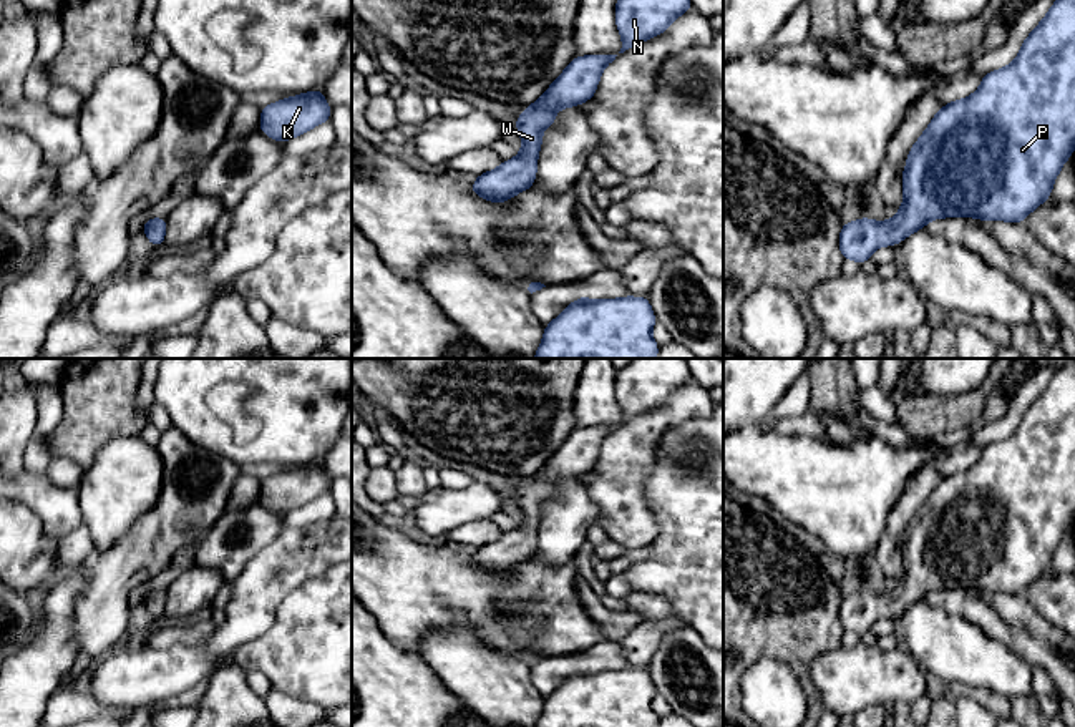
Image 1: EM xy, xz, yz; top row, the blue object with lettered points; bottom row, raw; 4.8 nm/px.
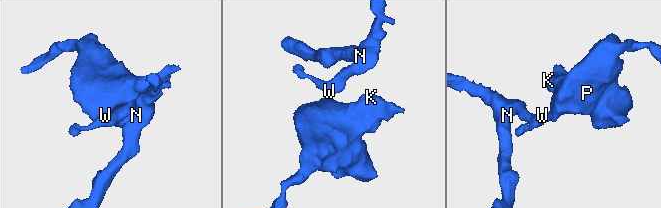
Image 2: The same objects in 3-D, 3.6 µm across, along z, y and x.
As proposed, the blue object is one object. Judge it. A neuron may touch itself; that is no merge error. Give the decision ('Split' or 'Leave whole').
Leave whole

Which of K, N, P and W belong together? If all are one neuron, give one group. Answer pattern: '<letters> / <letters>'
K N P W

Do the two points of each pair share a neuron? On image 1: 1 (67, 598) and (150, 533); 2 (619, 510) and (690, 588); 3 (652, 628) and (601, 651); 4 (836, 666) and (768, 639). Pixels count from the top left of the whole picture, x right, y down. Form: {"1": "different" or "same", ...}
{"1": "different", "2": "different", "3": "different", "4": "different"}

